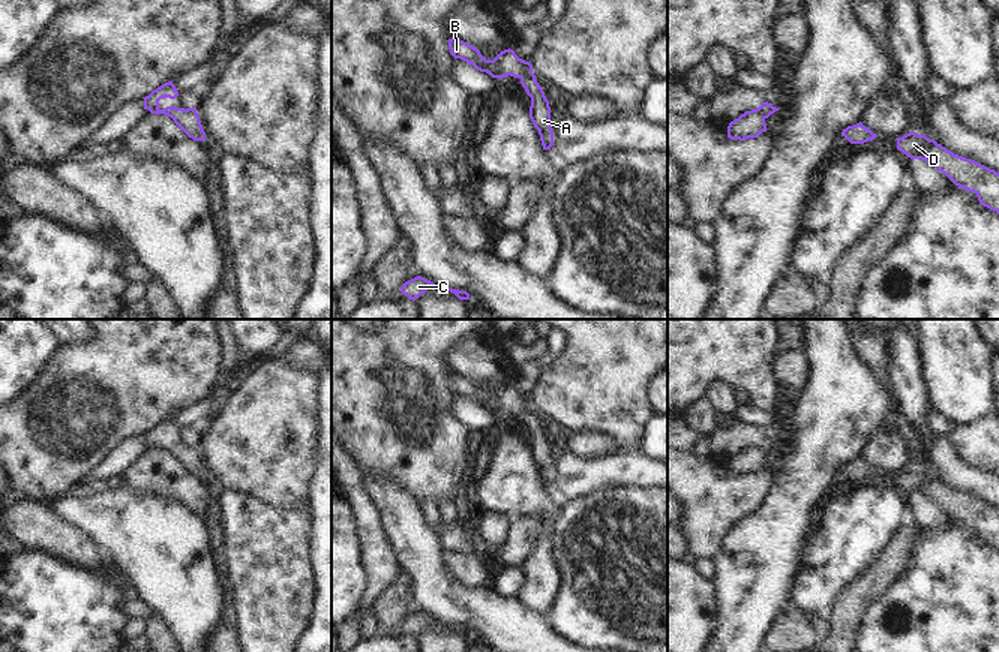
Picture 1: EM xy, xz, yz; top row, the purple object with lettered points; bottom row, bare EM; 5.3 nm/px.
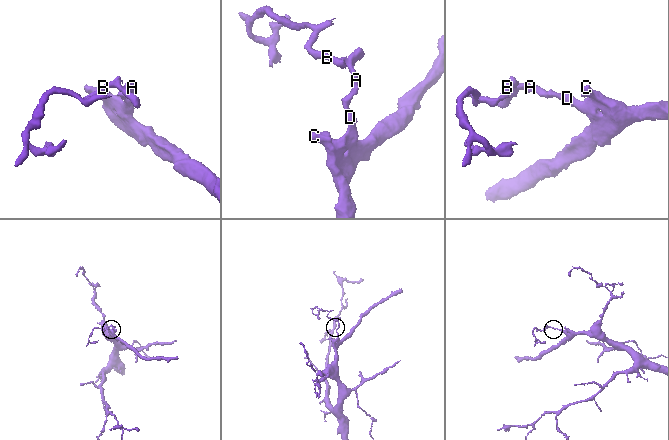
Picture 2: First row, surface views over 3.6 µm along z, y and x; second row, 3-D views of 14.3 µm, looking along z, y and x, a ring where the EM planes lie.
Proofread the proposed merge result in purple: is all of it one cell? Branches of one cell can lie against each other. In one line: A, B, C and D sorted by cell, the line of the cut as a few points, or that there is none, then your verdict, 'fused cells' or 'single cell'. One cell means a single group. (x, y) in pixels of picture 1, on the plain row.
A C D / B | xz (531, 406), (525, 408), (521, 414) | fused cells

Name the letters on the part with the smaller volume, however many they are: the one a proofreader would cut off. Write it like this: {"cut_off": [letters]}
{"cut_off": ["B"]}

